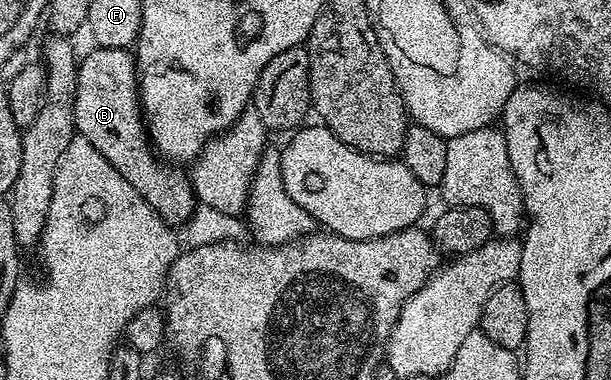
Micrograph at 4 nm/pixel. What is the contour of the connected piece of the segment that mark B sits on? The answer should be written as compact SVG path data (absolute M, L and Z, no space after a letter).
M95 47L79 59L75 130L87 138L89 145L93 145L93 149L97 149L97 153L101 153L137 193L141 193L164 223L183 225L188 222L197 204L195 190L190 178L182 175L178 166L160 161L151 146L139 101L139 73L130 50Z

